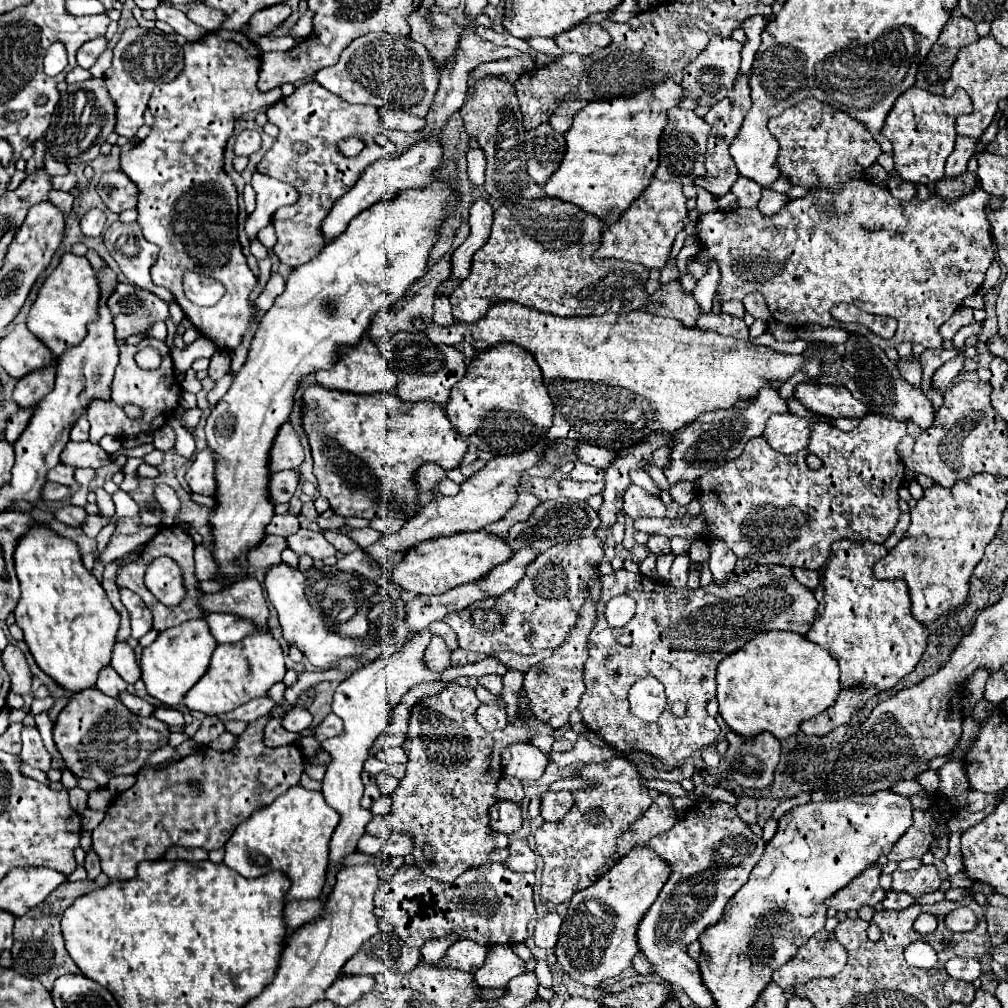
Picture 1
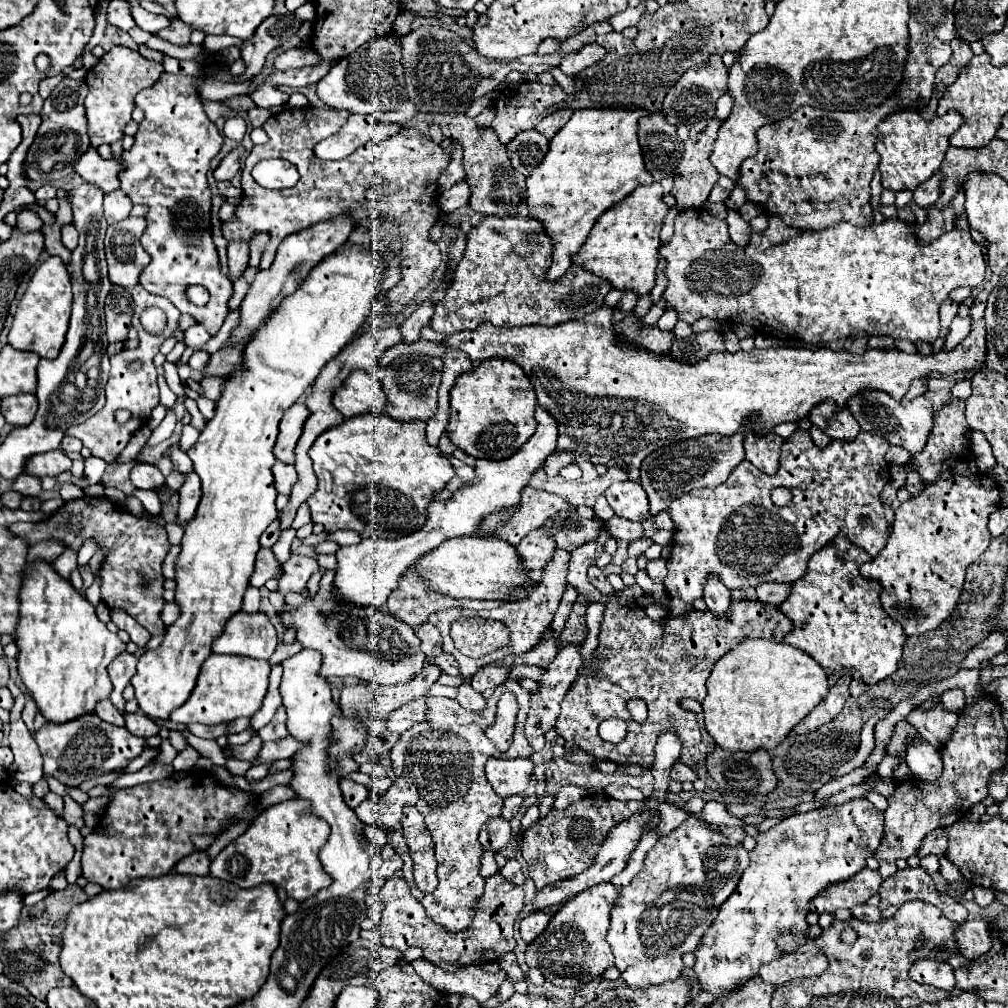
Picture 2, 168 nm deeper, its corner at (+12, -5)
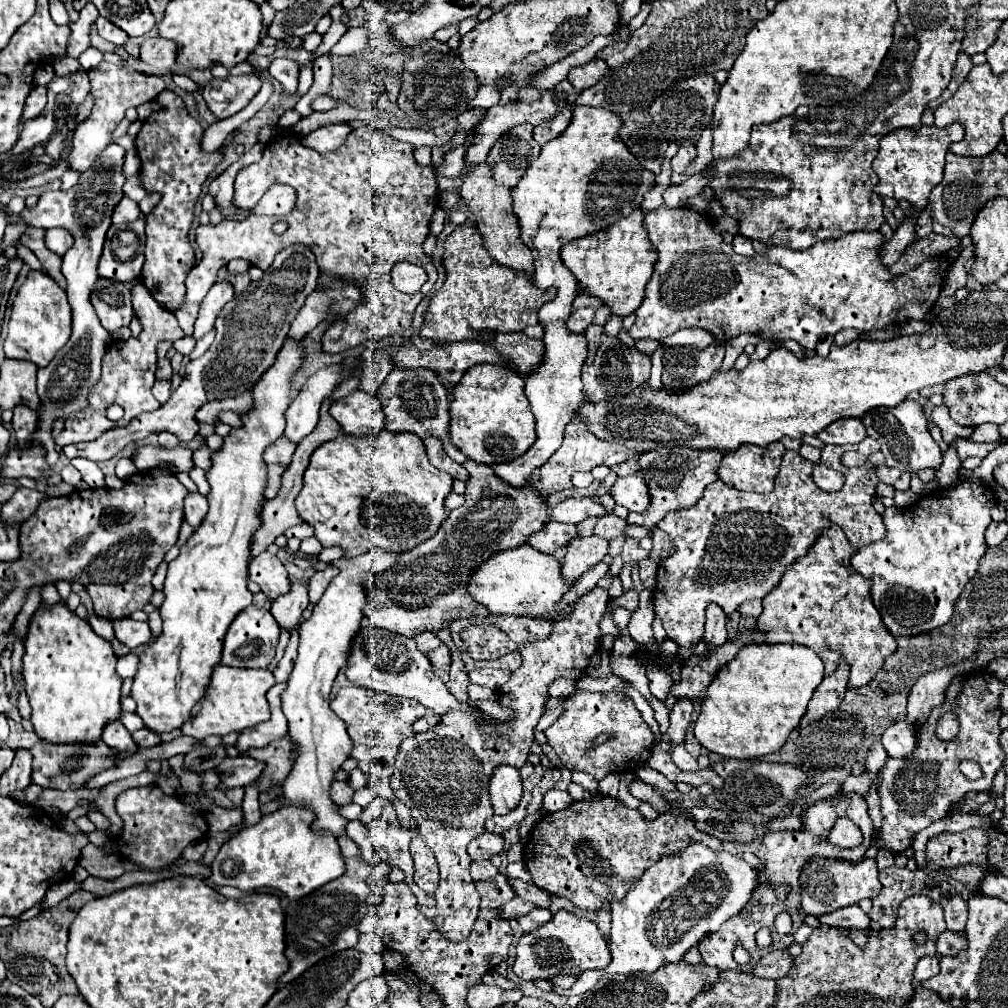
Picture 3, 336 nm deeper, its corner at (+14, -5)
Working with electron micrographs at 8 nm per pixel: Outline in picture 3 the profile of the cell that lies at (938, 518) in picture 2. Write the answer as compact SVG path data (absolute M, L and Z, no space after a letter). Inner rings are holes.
M959 481L953 489L937 489L925 497L921 497L913 507L907 509L885 509L883 521L887 527L887 535L867 547L861 547L853 557L851 565L857 573L871 581L871 597L881 613L881 619L891 635L895 637L911 637L935 627L945 625L953 615L953 605L965 585L975 577L979 569L979 561L987 551L985 531L991 523L991 507L997 503L995 493L977 483L977 481Z

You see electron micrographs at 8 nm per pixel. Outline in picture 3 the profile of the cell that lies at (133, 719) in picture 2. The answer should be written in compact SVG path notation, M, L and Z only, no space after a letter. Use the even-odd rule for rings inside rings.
M139 729L133 733L133 739L137 743L137 747L155 747L161 743L161 737L157 733L151 733L149 729Z

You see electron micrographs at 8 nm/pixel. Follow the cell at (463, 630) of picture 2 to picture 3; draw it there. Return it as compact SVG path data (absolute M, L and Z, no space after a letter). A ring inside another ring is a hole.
M595 587L575 603L575 611L569 613L565 621L553 625L553 633L545 641L517 645L493 625L471 625L461 633L467 653L476 661L496 659L496 656L509 651L519 651L523 657L523 665L513 671L511 679L501 687L499 703L515 709L515 721L497 727L497 731L505 733L503 737L493 737L495 729L479 727L475 713L449 711L435 729L427 733L415 733L399 747L391 785L393 793L397 793L397 799L411 807L411 817L417 825L417 831L423 835L427 847L437 859L441 881L435 893L425 893L415 885L413 858L409 853L413 833L399 825L393 804L387 799L373 799L359 817L371 831L373 851L377 857L405 873L407 885L419 899L417 909L451 941L465 939L471 933L479 913L479 893L473 887L473 879L469 875L471 857L467 853L467 845L483 833L485 819L493 815L489 801L489 777L493 769L497 765L525 765L529 749L535 741L535 725L545 713L547 699L551 697L551 681L559 677L581 679L591 657L599 651L599 621L607 609L607 591Z

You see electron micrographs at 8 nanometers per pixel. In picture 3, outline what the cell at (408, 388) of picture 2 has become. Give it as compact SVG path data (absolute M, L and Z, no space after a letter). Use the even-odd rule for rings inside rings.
M393 369L377 391L381 409L385 413L385 429L391 433L413 433L421 439L449 435L449 391L429 369L405 371Z

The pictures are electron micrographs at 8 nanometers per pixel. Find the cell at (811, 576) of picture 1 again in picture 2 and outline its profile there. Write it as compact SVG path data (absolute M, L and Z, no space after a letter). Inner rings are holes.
M761 583L757 585L757 599L765 603L783 603L783 599L789 595L791 583Z

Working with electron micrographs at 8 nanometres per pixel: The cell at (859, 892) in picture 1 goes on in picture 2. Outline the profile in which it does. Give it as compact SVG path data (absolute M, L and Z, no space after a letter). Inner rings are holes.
M865 867L849 881L837 883L829 887L825 893L817 895L811 901L811 911L813 913L833 913L841 907L853 909L855 905L863 905L869 901L871 895L877 893L881 881L883 879L877 871L871 871L869 867Z

